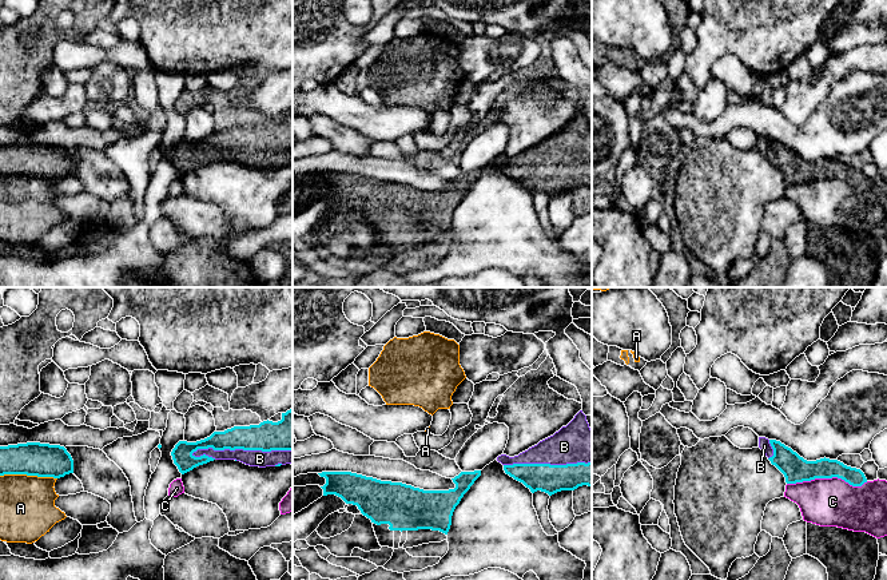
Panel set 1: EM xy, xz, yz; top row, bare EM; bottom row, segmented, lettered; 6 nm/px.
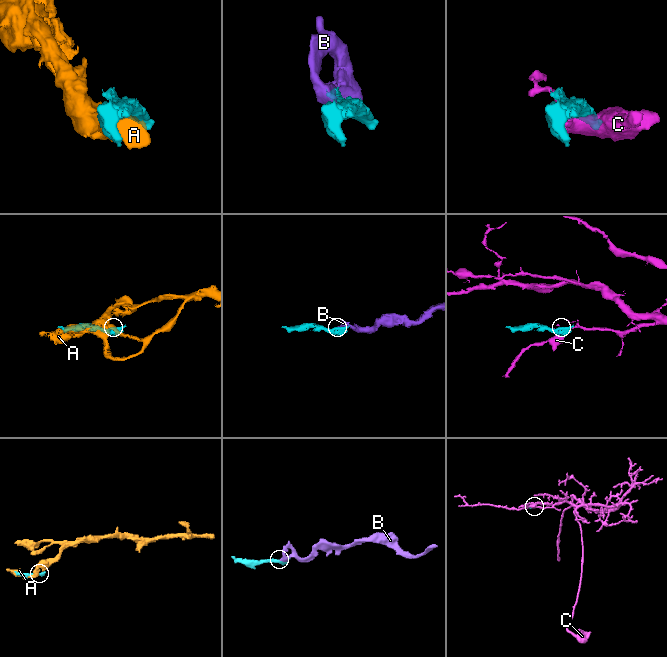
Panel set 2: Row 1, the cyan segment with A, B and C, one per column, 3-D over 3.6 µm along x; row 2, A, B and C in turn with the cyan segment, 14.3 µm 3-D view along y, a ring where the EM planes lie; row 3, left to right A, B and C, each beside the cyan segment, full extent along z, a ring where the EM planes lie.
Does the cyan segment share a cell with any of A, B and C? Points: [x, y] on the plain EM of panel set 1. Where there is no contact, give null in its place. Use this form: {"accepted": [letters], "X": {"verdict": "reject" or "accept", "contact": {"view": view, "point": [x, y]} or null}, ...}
{"accepted": ["B"], "A": {"verdict": "reject", "contact": {"view": "xy", "point": [28, 175]}}, "B": {"verdict": "accept", "contact": {"view": "xy", "point": [241, 149]}}, "C": {"verdict": "reject", "contact": {"view": "yz", "point": [827, 178]}}}

